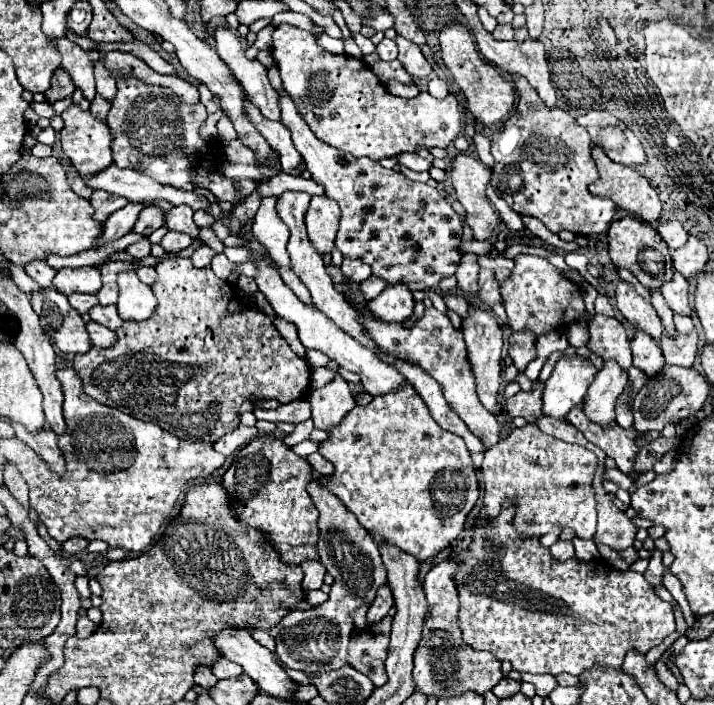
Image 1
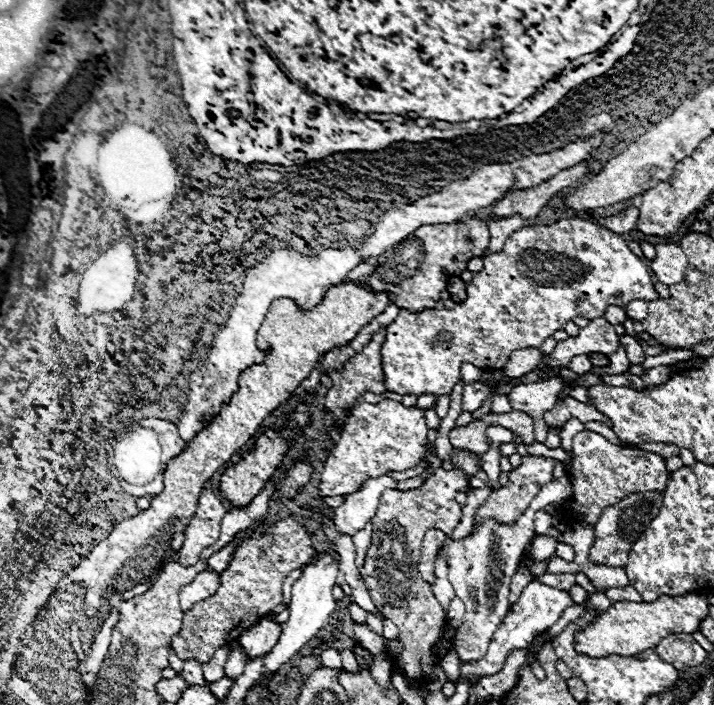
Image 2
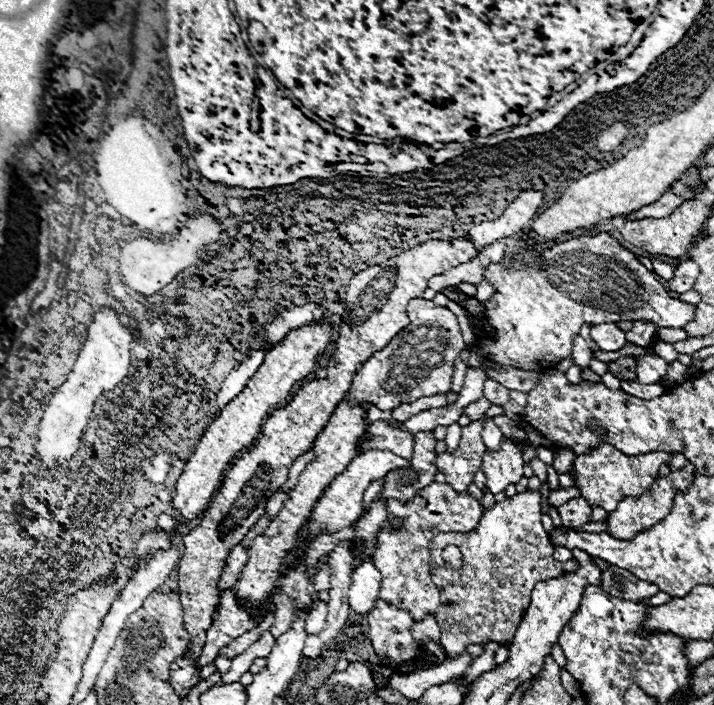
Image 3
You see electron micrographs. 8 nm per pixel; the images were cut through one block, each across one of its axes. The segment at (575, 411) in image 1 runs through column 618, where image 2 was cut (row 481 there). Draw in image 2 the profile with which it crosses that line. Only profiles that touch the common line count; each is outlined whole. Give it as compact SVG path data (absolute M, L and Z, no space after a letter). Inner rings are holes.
M438 468L436 474L432 474L420 490L398 492L392 488L382 492L378 512L372 518L372 544L366 552L364 566L360 568L362 580L374 604L388 620L392 620L400 628L398 638L402 640L404 652L390 658L394 670L404 674L414 686L420 686L430 678L434 670L432 646L442 638L446 628L446 616L432 592L432 586L426 584L416 570L420 546L428 528L438 528L444 534L454 532L462 518L462 506L456 502L456 494L460 490L472 490L468 476L460 470Z

